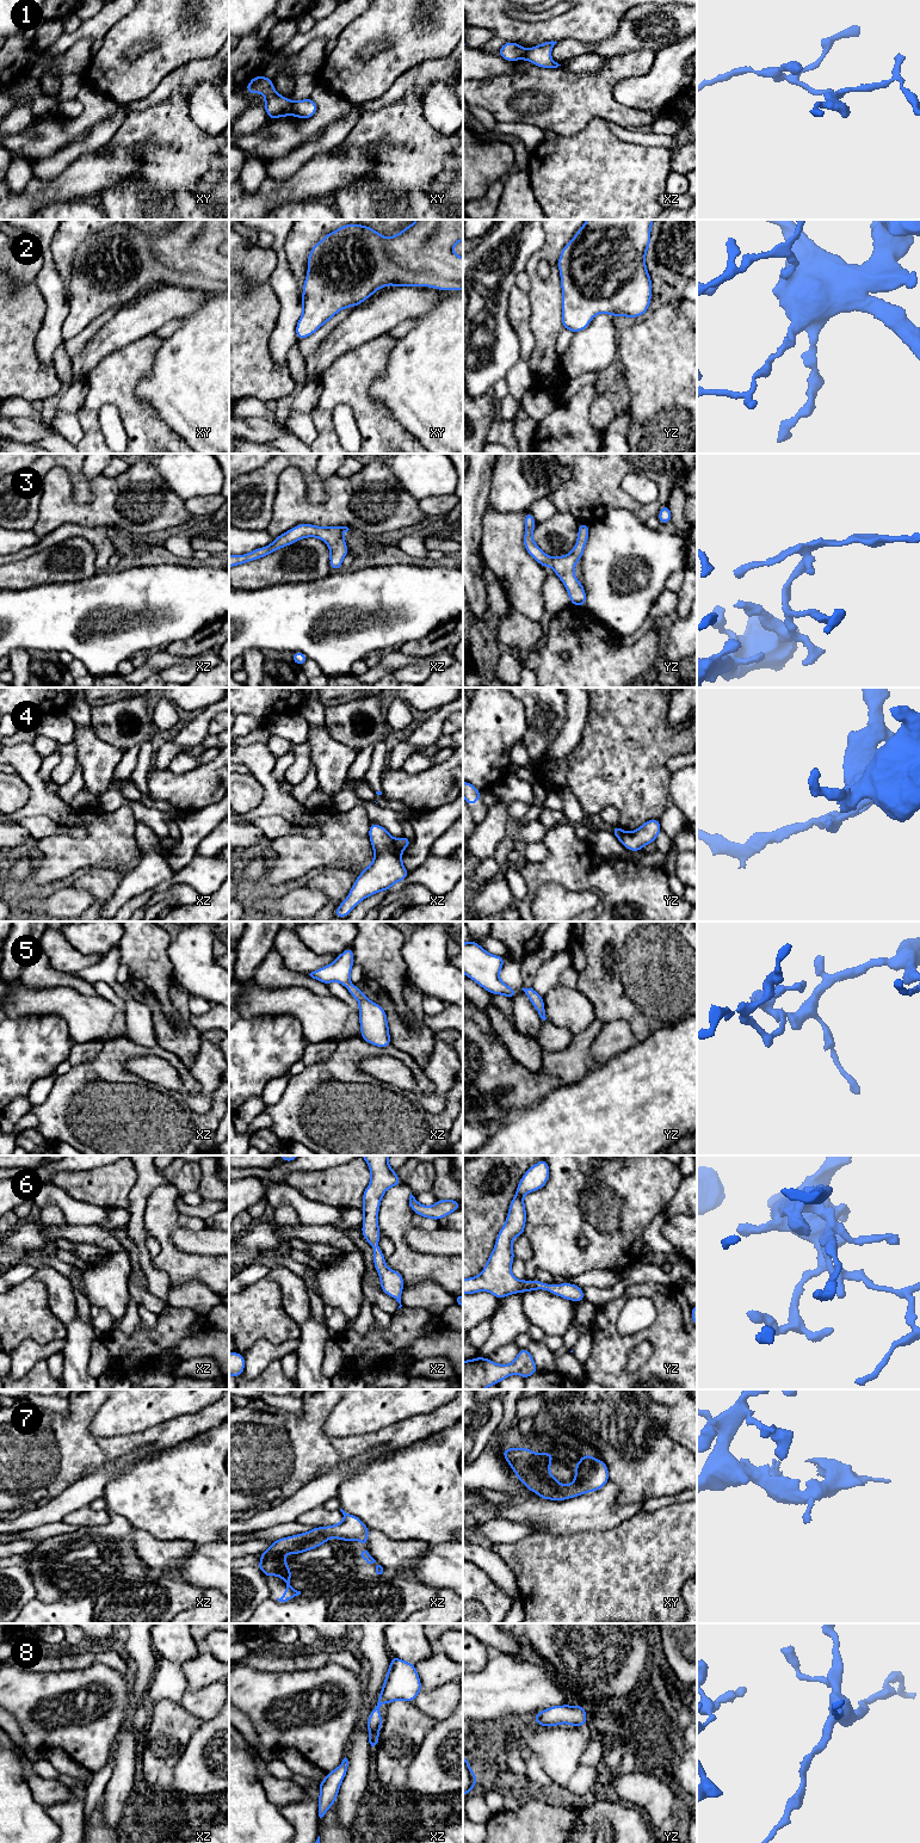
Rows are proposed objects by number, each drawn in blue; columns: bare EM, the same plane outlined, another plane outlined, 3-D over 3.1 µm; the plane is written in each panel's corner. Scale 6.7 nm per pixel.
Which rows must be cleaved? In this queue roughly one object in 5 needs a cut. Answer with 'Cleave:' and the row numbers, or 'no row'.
Cleave: 1, 4

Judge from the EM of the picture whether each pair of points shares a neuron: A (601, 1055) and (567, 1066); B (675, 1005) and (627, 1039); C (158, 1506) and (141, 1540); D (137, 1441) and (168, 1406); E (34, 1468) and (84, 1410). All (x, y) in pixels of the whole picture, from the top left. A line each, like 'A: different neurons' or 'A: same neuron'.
A: different neurons
B: different neurons
C: different neurons
D: different neurons
E: same neuron

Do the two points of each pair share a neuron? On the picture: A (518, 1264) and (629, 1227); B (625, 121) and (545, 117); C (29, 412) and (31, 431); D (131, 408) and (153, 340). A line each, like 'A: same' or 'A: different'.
A: different
B: same
C: different
D: same

